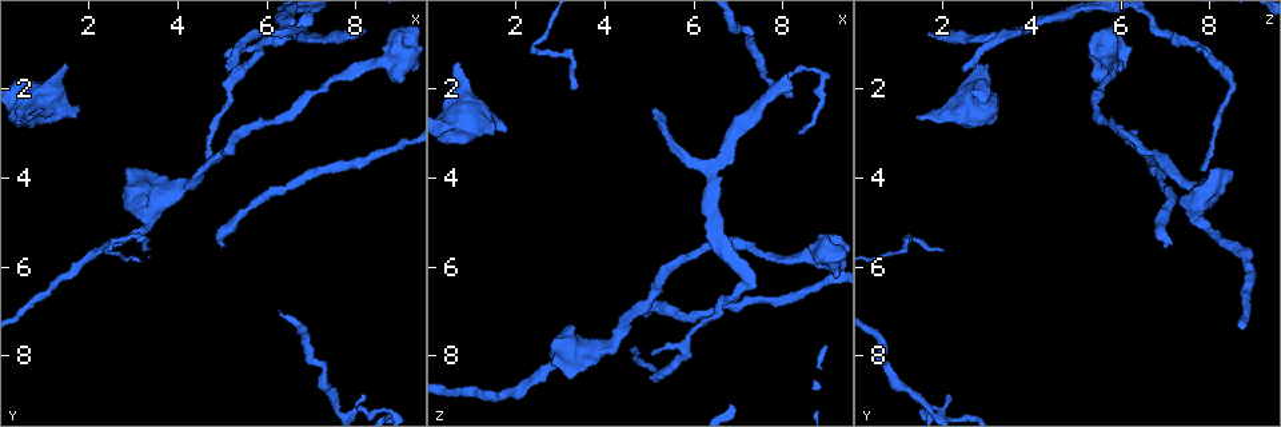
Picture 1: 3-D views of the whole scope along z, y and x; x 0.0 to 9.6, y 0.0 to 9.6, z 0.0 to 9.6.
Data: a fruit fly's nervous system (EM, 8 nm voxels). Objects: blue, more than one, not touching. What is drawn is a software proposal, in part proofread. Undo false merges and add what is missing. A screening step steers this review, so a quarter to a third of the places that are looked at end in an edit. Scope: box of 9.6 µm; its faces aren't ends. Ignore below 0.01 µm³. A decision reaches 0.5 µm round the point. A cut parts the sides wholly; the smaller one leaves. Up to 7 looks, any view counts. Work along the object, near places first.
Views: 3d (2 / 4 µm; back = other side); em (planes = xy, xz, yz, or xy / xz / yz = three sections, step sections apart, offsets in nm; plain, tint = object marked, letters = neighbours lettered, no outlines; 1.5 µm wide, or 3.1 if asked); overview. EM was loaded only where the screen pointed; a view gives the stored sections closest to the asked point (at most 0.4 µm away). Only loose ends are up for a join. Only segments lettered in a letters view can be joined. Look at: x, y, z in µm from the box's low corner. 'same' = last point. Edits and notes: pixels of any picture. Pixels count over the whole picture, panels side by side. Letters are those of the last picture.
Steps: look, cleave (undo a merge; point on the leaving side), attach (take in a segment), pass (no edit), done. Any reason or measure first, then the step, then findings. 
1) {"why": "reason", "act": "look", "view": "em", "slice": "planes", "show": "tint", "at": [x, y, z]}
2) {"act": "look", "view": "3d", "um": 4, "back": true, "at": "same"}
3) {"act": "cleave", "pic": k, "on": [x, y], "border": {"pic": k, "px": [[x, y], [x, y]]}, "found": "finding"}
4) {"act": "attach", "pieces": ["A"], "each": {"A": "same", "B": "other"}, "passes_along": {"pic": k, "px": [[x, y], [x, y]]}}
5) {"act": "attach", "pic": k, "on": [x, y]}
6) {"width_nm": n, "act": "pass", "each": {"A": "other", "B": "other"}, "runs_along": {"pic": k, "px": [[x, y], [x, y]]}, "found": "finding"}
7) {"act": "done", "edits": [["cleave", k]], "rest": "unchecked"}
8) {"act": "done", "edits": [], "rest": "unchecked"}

{"act": "look", "view": "3d", "um": 4, "back": true, "at": [3.30, 5.65, 2.05]}

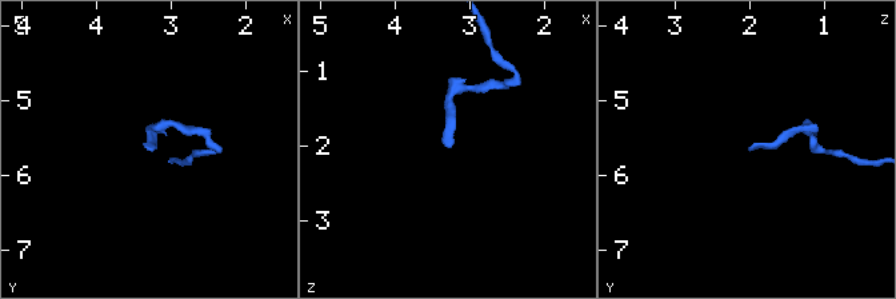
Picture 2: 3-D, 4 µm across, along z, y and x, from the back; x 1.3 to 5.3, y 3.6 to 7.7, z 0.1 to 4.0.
{"why": "need the tissue", "act": "look", "view": "em", "slice": "planes", "show": "letters", "at": [3.25, 5.65, 2.00]}

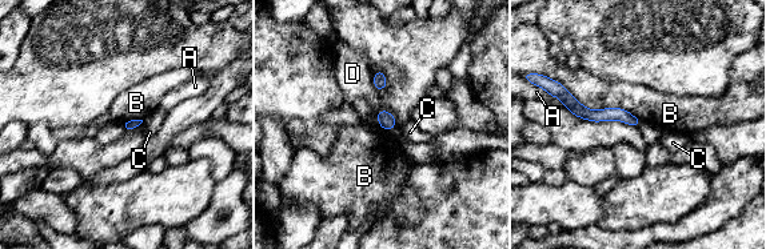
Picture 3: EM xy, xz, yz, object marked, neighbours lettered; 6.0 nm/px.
{"act": "pass", "each": {"A": "other", "B": "other", "C": "other", "D": "other"}, "border": {"pic": 3, "px": [[558, 80], [586, 107], [641, 121]]}, "found": "no lettered segment goes on from it"}

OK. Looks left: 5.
{"act": "look", "view": "3d", "um": 4, "at": [1.80, 2.40, 2.90]}

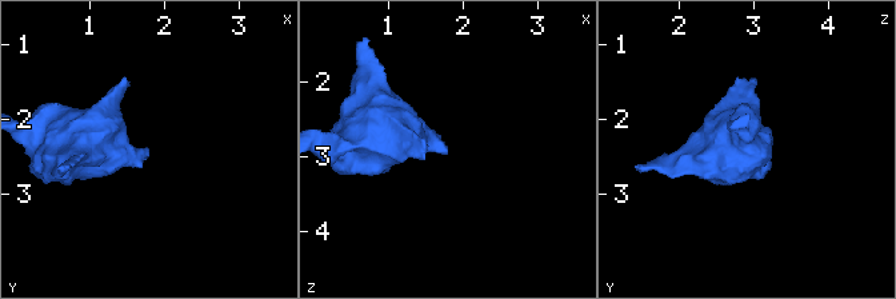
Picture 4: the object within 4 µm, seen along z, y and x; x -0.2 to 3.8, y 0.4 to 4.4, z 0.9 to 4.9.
{"why": "shape alone is not enough", "act": "look", "view": "em", "slice": "yz", "step": 8, "show": "tint", "at": [1.80, 2.45, 2.95]}

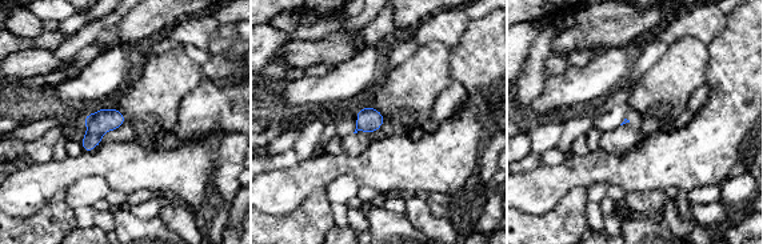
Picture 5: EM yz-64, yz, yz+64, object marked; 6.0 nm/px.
{"act": "look", "view": "em", "slice": "xz", "step": 8, "show": "letters", "at": "same"}

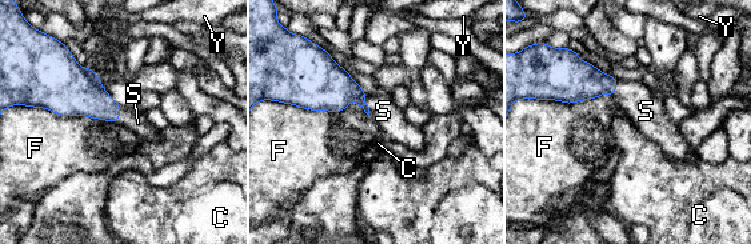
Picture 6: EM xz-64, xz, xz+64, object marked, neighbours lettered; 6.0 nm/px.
{"act": "attach", "pieces": ["S"], "each": {"C": "other", "F": "other", "S": "same", "Y": "other"}, "passes_along": {"pic": 6, "px": [[331, 88], [367, 106], [383, 111]]}, "found": "it goes on there"}

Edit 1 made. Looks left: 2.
{"why": "free end", "act": "look", "view": "3d", "um": 4, "at": [5.10, 5.55, 7.05]}

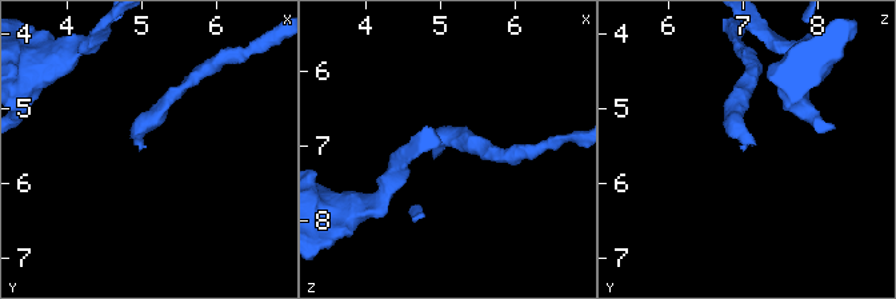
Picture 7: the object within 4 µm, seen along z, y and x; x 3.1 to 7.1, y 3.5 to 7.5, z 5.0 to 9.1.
{"act": "look", "view": "em", "slice": "planes", "show": "letters", "at": [5.05, 5.60, 7.00]}

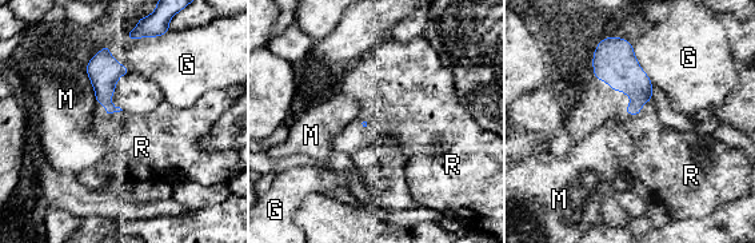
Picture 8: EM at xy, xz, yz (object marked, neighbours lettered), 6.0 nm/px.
{"act": "attach", "pieces": ["R"], "each": {"G": "other", "M": "other", "R": "same"}, "passes_along": {"pic": 8, "px": [[103, 74], [106, 115], [136, 143]]}, "found": "the neuron continues"}

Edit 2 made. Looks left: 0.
{"act": "done", "edits": [["attach", 6], ["attach", 8]], "rest": "unchecked"}

